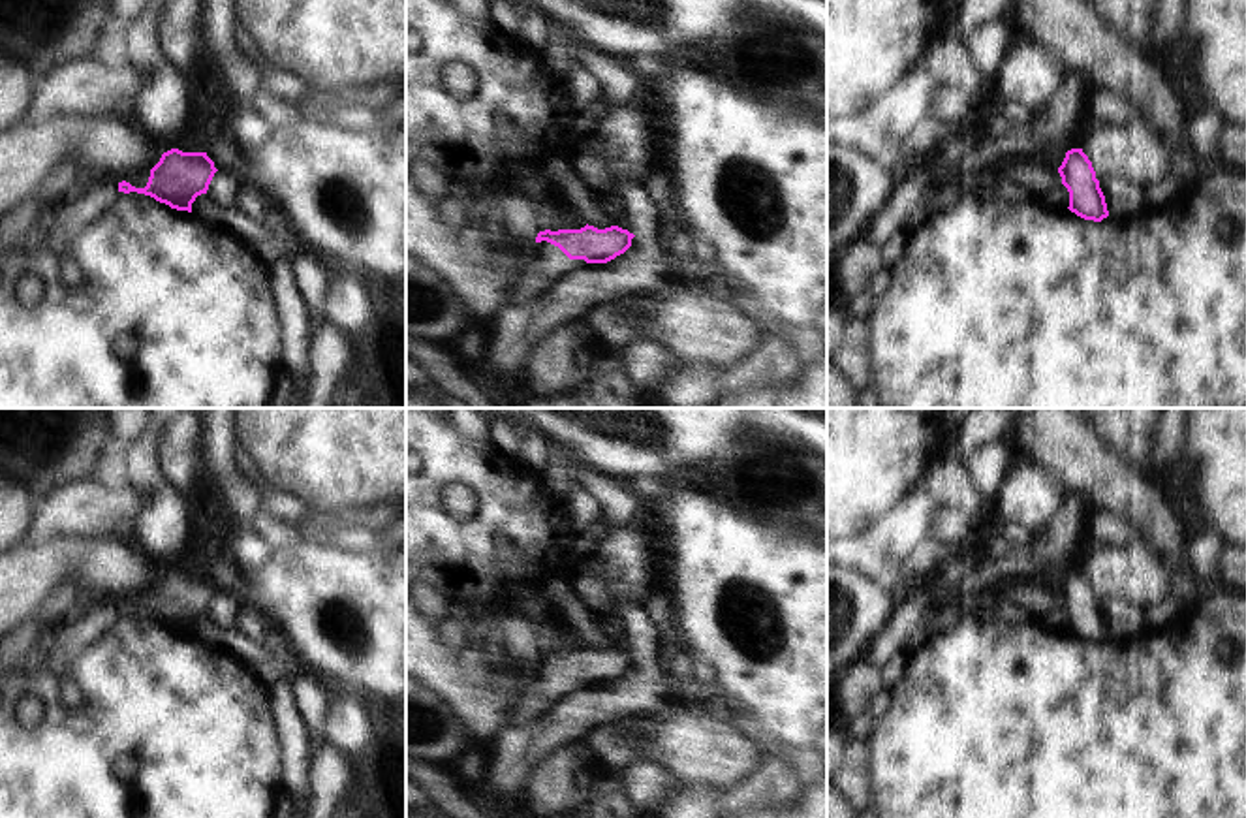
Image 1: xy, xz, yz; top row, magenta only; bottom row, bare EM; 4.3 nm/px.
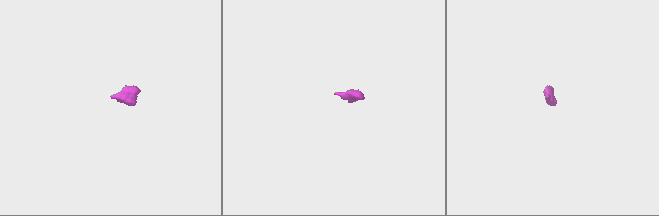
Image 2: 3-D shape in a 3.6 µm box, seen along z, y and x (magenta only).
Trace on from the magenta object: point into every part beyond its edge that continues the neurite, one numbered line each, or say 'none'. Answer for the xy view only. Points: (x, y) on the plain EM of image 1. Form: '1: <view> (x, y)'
1: xy (160, 521)

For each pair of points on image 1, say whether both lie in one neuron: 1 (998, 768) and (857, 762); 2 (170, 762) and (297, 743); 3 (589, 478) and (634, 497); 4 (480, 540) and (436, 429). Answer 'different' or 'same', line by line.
1: different
2: different
3: same
4: same

